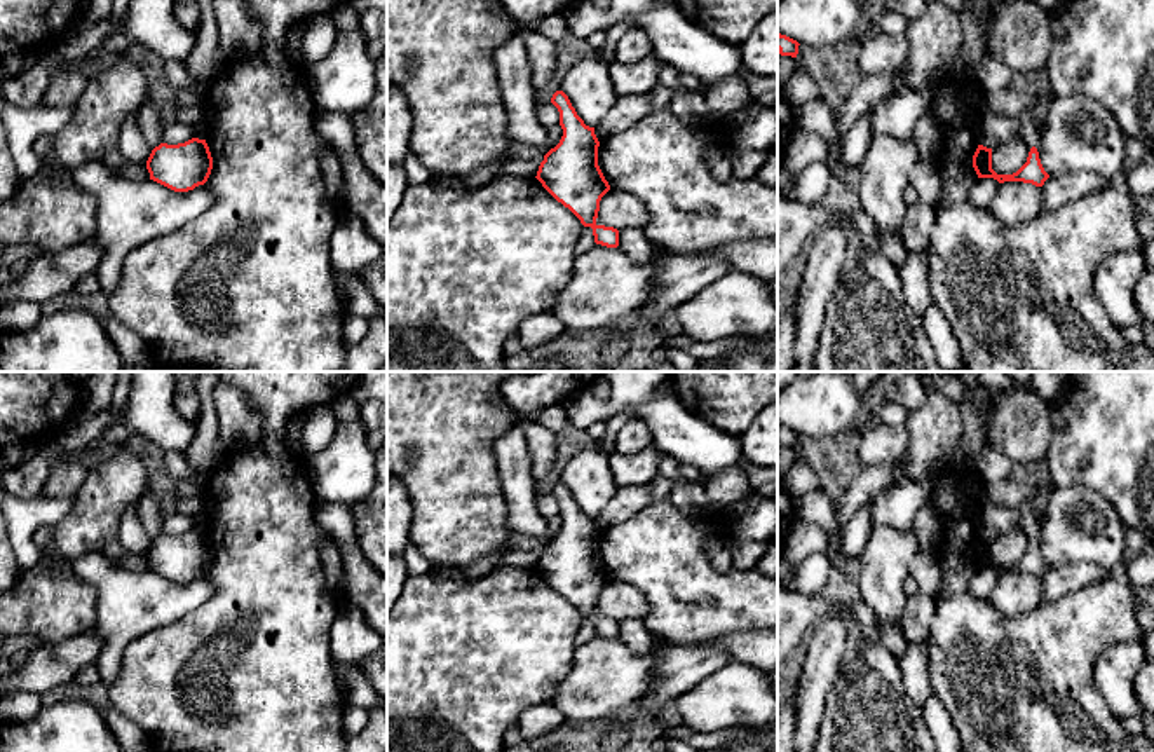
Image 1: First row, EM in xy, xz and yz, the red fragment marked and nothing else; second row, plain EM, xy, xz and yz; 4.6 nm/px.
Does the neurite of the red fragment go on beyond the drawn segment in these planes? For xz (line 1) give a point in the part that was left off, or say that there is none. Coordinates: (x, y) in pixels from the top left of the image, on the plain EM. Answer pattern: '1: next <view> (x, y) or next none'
1: next none

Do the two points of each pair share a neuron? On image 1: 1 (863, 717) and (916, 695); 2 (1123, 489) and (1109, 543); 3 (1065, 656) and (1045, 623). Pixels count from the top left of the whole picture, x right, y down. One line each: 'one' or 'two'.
1: two
2: two
3: one

